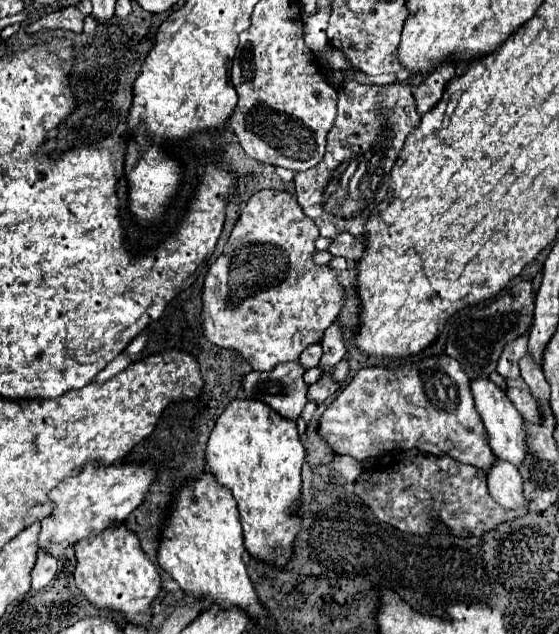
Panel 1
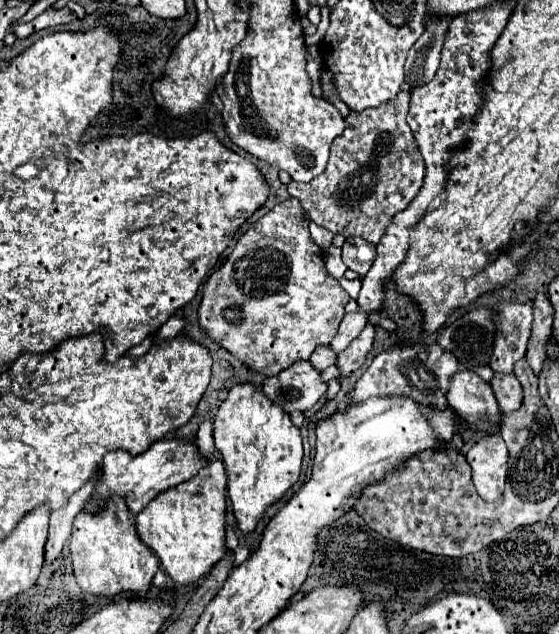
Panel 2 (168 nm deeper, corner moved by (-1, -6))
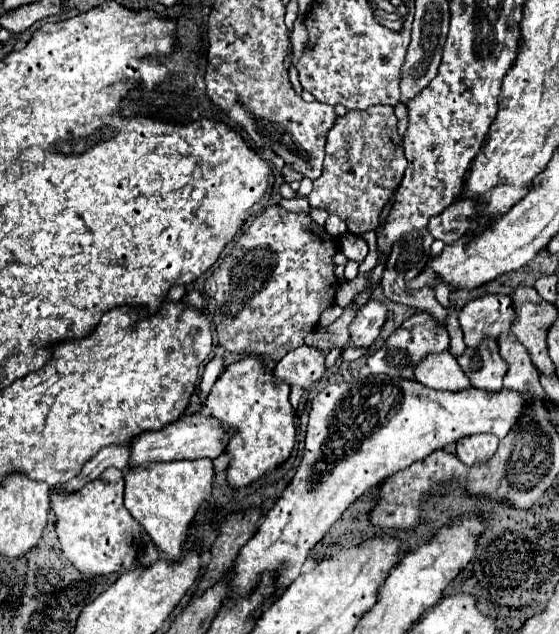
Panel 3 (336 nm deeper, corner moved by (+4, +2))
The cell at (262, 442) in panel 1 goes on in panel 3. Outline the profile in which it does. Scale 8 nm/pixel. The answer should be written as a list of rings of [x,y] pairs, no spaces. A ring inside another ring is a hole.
[[[246,357],[228,365],[214,383],[210,395],[206,397],[208,411],[218,421],[238,429],[226,445],[226,453],[230,455],[228,483],[232,487],[246,487],[268,471],[274,471],[290,457],[294,449],[296,427],[294,409],[288,397],[290,385],[276,379],[258,357]]]

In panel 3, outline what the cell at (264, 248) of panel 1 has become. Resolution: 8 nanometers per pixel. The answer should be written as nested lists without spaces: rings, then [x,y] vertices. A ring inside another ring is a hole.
[[[280,205],[268,207],[234,241],[230,255],[206,279],[208,315],[216,325],[218,343],[230,353],[260,355],[272,361],[280,361],[288,351],[304,345],[304,337],[318,327],[320,313],[334,303],[338,279],[334,277],[332,257],[338,251],[338,239],[330,237],[308,213],[290,213]]]

